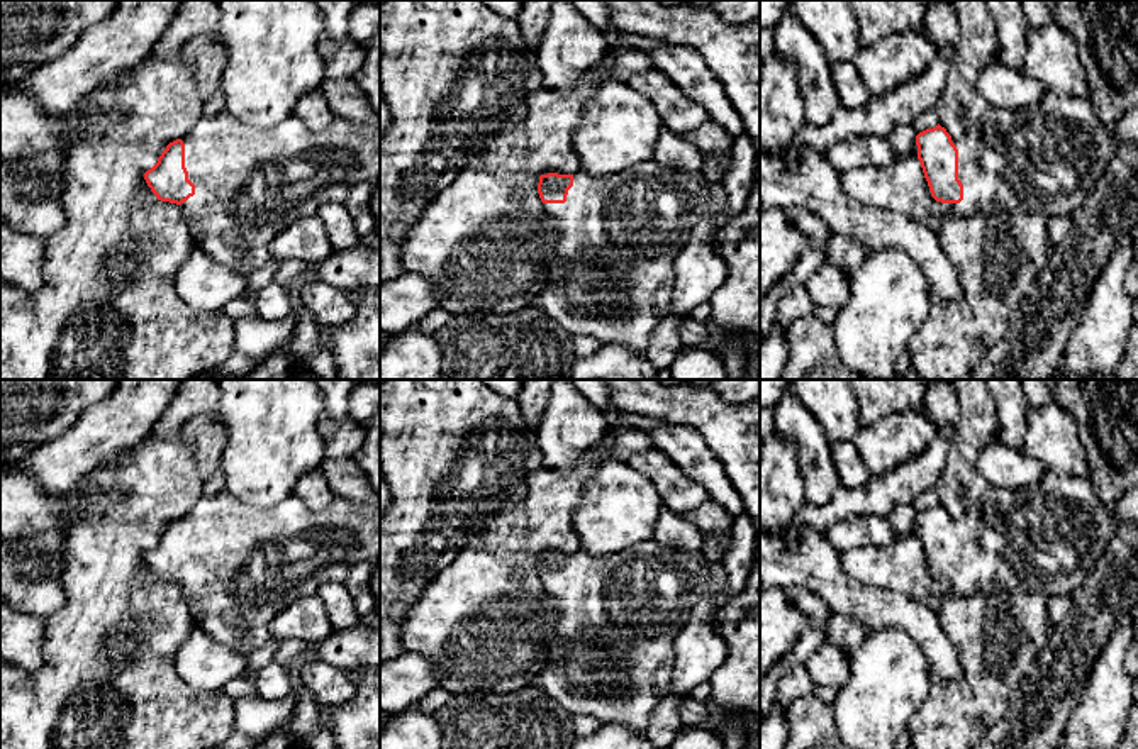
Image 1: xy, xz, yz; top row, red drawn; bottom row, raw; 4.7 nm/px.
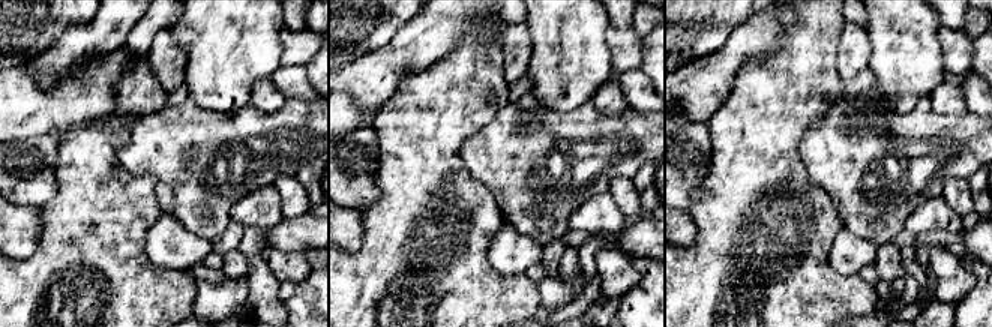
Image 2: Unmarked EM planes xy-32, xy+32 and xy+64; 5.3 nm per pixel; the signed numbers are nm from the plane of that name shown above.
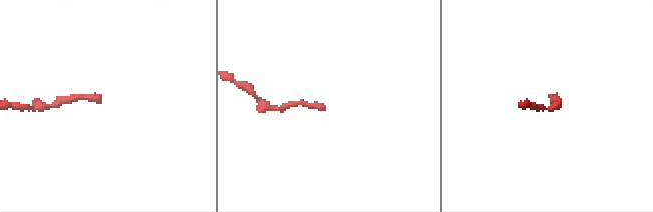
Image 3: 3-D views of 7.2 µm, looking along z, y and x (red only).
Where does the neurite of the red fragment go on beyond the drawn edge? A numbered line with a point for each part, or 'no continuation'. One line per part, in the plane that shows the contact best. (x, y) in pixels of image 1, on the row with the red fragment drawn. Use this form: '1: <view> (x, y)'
1: yz (1045, 158)

